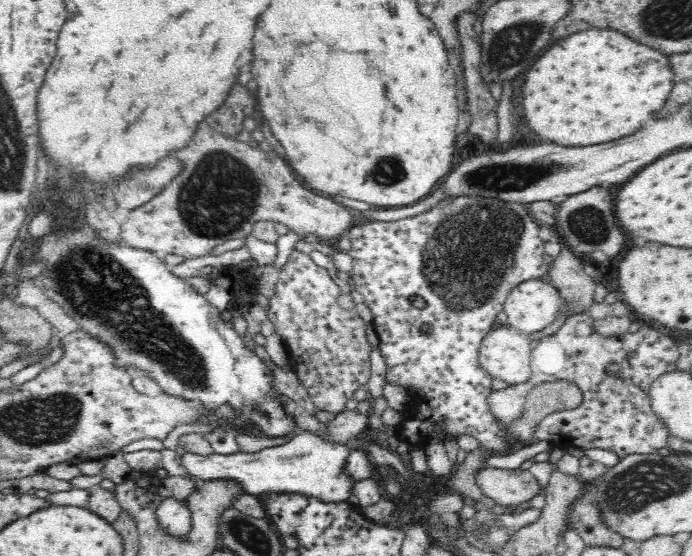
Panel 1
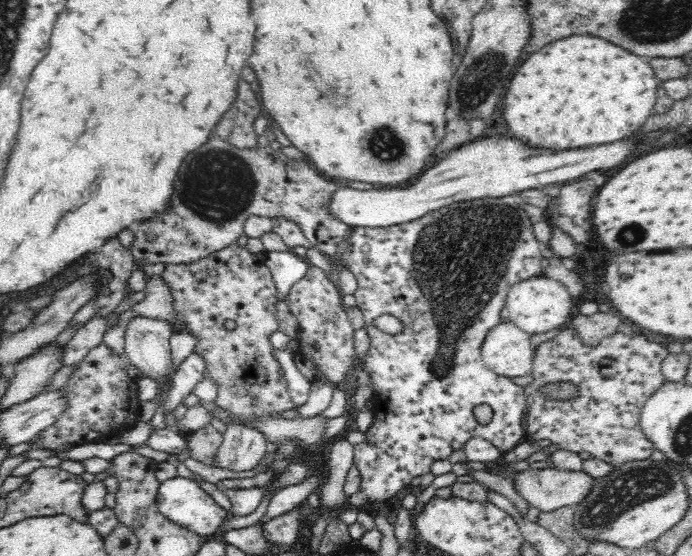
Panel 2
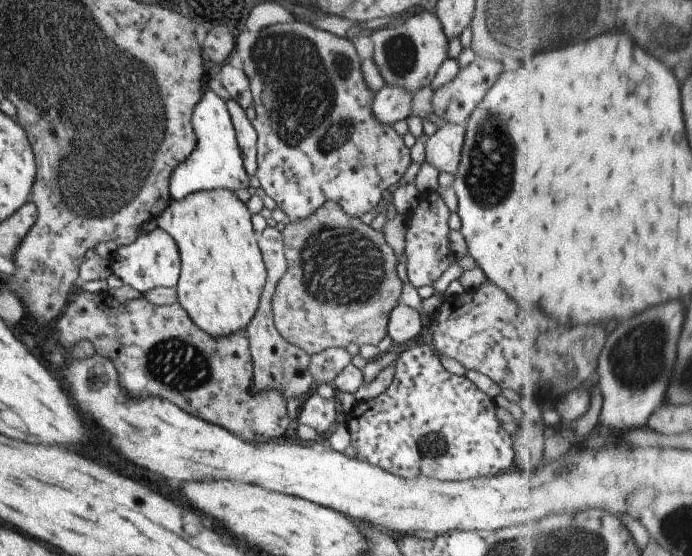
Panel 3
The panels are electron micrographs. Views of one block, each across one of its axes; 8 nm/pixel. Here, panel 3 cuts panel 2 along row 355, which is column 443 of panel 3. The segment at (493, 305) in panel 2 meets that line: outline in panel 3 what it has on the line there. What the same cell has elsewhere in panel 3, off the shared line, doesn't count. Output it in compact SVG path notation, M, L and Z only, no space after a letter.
M423 343L420 346L408 348L408 350L405 350L398 356L394 378L390 386L386 388L385 392L368 401L357 401L346 414L346 424L350 433L351 445L357 451L356 460L360 460L360 462L382 468L382 470L386 470L386 472L390 472L390 474L394 474L398 478L404 478L404 480L412 480L412 478L424 476L424 478L433 478L444 482L462 481L478 477L492 477L515 468L515 446L513 443L513 428L510 421L511 410L512 406L508 406L502 401L488 398L484 392L480 392L465 376L452 374L443 365L439 354Z

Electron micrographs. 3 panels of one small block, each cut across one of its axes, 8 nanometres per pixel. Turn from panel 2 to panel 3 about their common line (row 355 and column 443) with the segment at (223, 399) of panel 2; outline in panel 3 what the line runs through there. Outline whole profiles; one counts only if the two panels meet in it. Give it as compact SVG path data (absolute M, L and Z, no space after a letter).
M436 191L421 195L418 206L408 215L405 242L406 270L410 284L416 289L423 286L432 287L457 260L448 239L451 230L448 226L450 213L442 196Z

